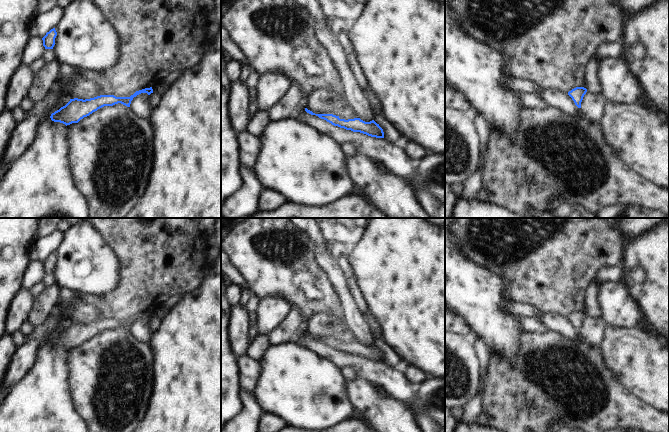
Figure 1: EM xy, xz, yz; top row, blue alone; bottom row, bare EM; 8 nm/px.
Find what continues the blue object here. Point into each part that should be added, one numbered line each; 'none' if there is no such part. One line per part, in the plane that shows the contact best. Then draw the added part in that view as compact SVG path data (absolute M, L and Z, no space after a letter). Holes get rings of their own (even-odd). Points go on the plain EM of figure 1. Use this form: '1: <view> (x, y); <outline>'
none

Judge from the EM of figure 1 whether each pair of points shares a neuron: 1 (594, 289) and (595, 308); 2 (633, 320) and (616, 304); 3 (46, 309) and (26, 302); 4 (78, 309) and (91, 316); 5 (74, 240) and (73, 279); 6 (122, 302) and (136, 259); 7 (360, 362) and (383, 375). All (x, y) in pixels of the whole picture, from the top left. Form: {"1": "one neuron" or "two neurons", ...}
{"1": "one neuron", "2": "one neuron", "3": "two neurons", "4": "one neuron", "5": "one neuron", "6": "one neuron", "7": "one neuron"}

